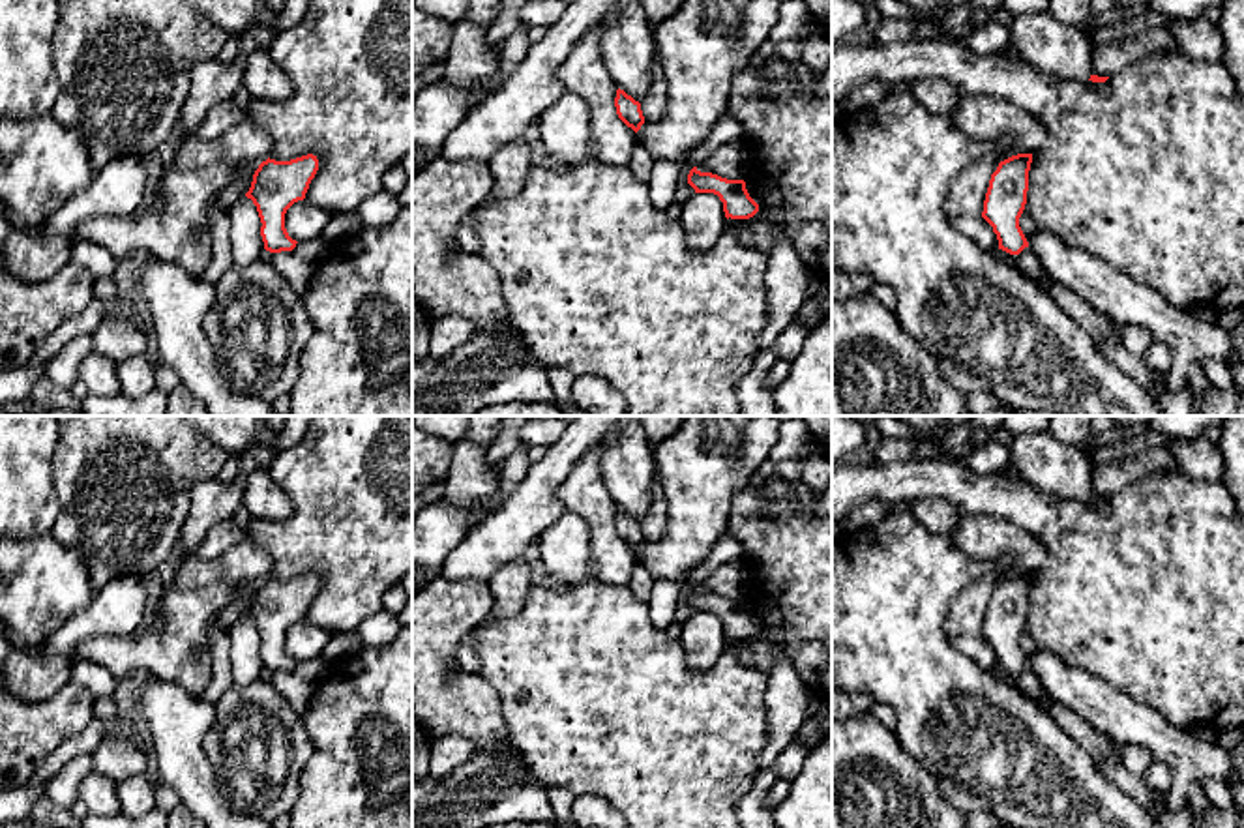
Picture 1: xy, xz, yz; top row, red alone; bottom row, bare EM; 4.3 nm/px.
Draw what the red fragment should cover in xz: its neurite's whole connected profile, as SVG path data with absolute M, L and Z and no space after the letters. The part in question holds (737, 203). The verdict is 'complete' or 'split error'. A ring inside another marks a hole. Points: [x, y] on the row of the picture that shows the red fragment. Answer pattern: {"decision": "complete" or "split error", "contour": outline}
{"decision": "complete", "contour": "M693 167L688 174L688 184L695 193L718 195L727 219L749 219L759 212L759 204L749 197L744 180L727 180Z"}

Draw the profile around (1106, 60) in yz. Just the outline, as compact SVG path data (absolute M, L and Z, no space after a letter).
M1148 28L1120 41L1092 45L1090 73L1113 77L1139 60L1173 51L1180 51L1180 47L1167 28Z

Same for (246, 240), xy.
M242 197L229 208L230 245L234 264L249 264L260 259L264 242L260 236L260 217L251 199Z

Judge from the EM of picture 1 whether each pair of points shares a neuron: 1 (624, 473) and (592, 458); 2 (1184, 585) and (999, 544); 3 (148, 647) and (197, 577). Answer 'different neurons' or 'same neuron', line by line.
1: different neurons
2: different neurons
3: different neurons

